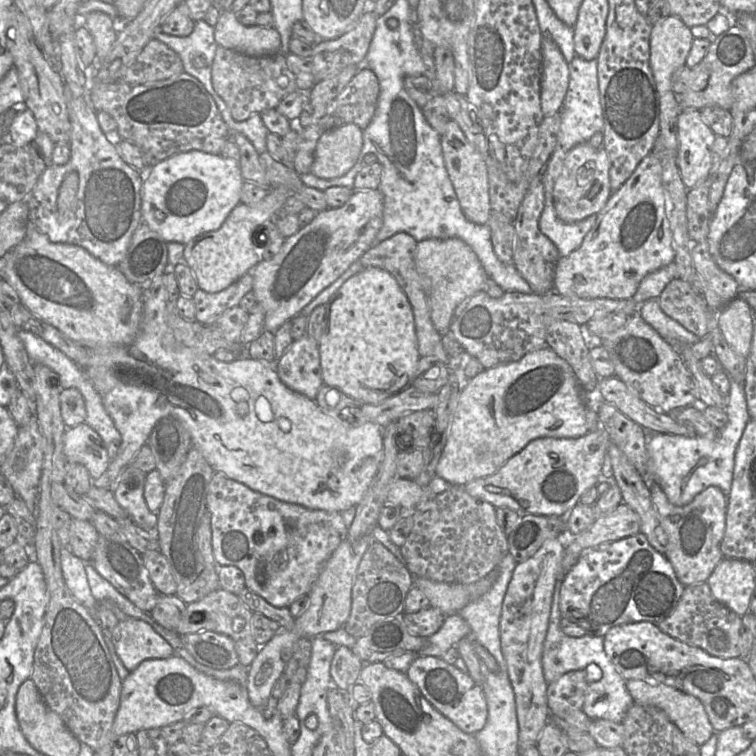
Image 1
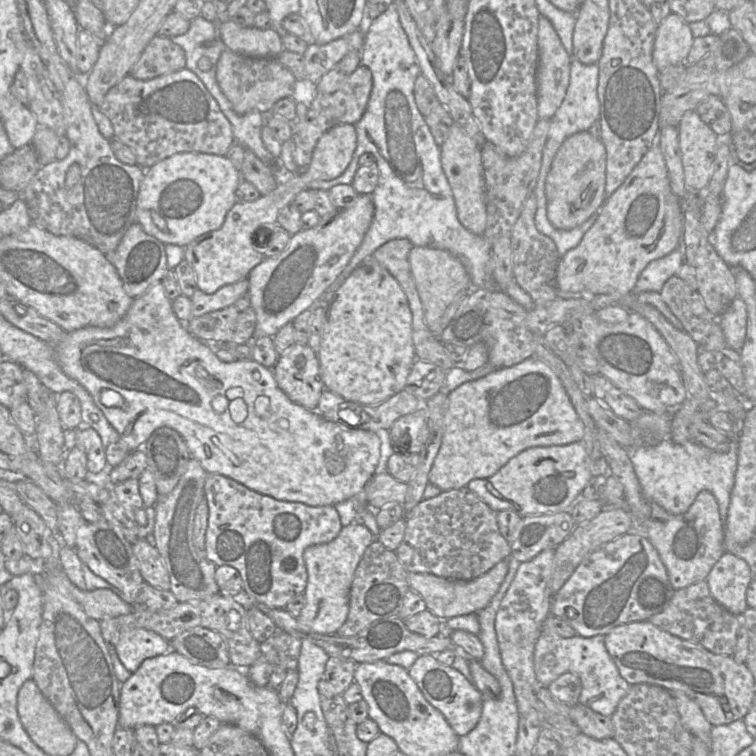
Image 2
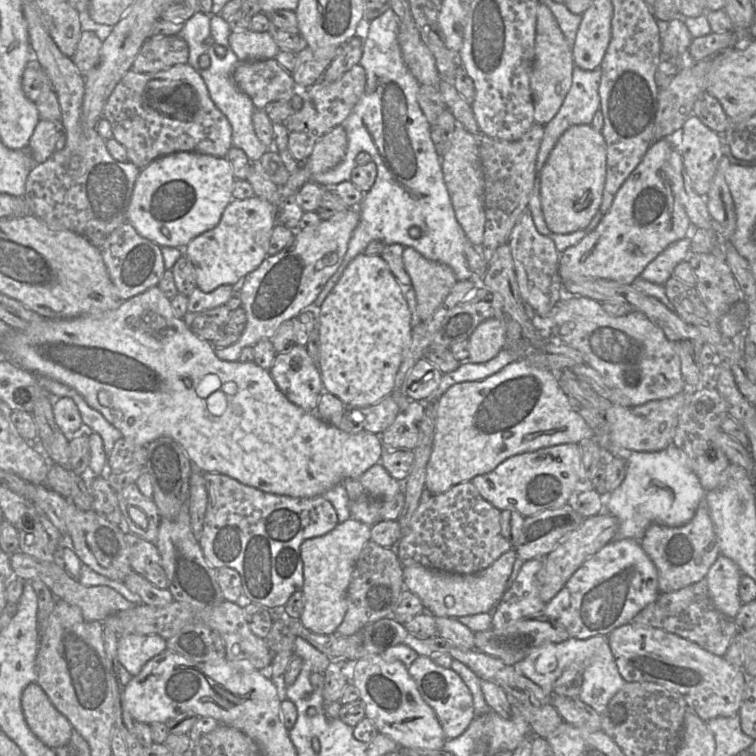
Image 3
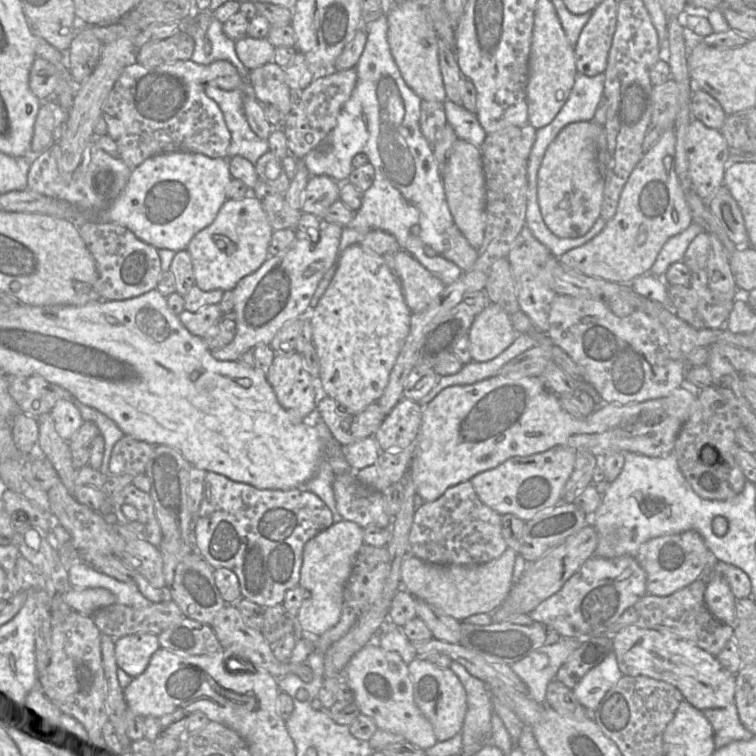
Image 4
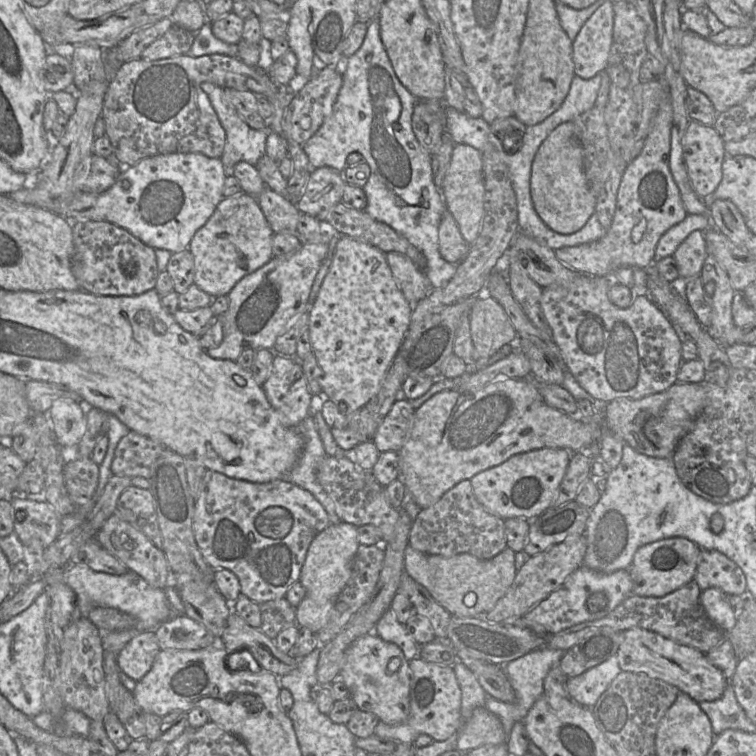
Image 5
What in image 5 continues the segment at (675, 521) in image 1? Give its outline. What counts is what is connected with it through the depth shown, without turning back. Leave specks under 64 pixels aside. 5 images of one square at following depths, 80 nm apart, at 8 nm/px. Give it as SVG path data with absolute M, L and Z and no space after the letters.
M670 537L645 544L635 552L629 572L632 594L639 596L665 596L694 579L701 548L684 537Z

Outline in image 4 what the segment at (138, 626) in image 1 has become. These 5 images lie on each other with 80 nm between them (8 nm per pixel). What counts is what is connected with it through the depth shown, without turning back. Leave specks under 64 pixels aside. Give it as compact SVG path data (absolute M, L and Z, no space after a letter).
M153 633L132 634L115 641L118 667L135 678L149 665L152 655L159 649L158 635Z

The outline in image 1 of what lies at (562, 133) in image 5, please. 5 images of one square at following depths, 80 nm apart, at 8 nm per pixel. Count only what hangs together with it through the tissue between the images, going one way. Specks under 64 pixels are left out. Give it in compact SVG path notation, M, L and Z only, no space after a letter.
M588 142L574 146L564 158L553 187L553 204L557 217L563 222L574 223L598 214L612 194L609 170L610 160L604 148L593 148Z

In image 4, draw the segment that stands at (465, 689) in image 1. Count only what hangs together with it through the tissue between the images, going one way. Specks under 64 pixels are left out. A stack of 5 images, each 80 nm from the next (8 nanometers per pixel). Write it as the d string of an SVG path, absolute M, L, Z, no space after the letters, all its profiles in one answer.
M419 657L408 665L408 670L413 682L414 701L431 723L438 742L461 733L467 712L467 696L457 675L450 668L440 668Z

